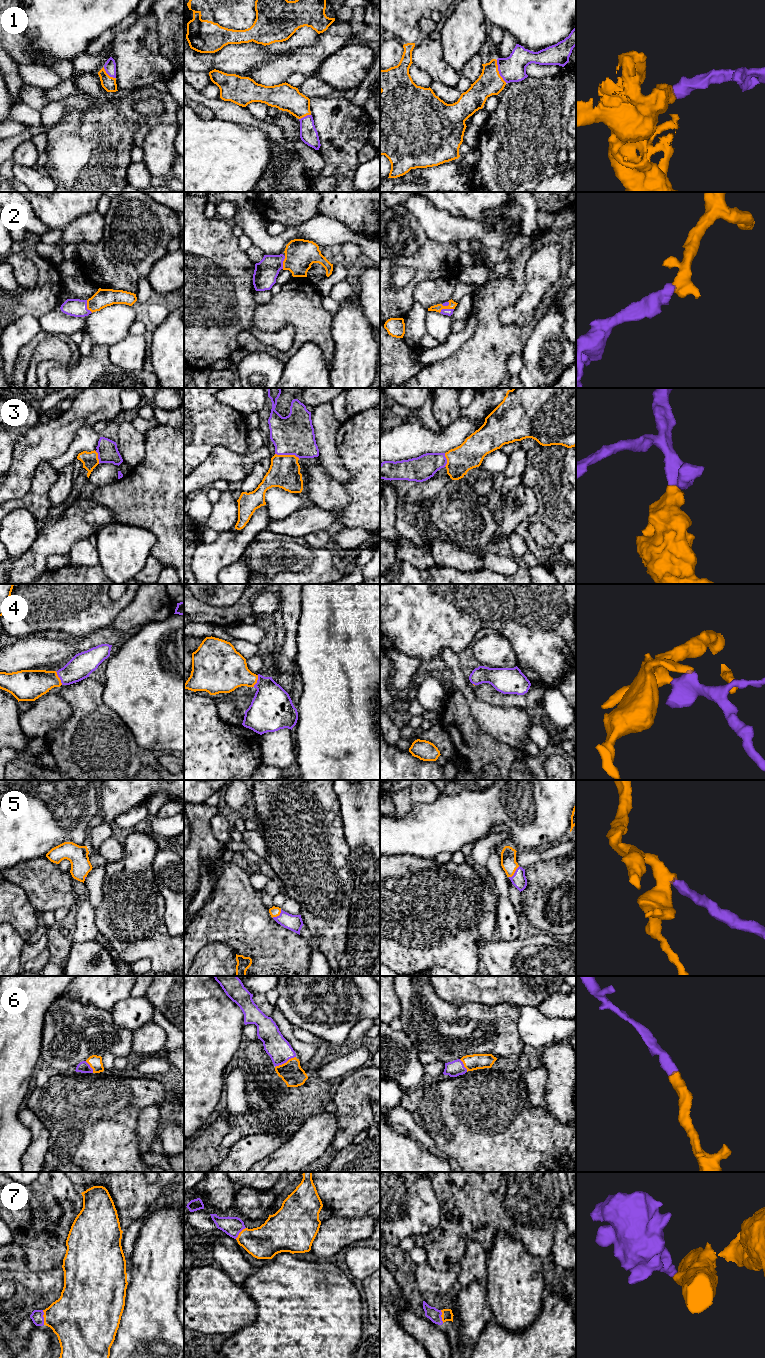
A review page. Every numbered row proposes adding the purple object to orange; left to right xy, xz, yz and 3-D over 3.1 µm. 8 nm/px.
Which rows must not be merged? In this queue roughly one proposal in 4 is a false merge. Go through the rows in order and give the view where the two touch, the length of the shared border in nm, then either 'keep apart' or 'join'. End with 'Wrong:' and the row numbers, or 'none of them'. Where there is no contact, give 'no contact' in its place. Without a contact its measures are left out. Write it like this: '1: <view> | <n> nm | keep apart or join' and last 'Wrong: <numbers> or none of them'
1: yz | 200 nm | join
2: yz | 120 nm | join
3: xz | 200 nm | join
4: xy | 130 nm | join
5: yz | 130 nm | join
6: xz | 190 nm | join
7: xy | 120 nm | join
Wrong: none of them

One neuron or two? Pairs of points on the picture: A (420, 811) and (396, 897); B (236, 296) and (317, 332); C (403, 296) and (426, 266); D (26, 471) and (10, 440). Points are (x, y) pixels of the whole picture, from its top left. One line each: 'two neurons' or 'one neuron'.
A: two neurons
B: two neurons
C: one neuron
D: two neurons

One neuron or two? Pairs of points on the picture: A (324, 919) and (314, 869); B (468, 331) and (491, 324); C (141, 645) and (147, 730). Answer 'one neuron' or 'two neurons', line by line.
A: one neuron
B: two neurons
C: one neuron

